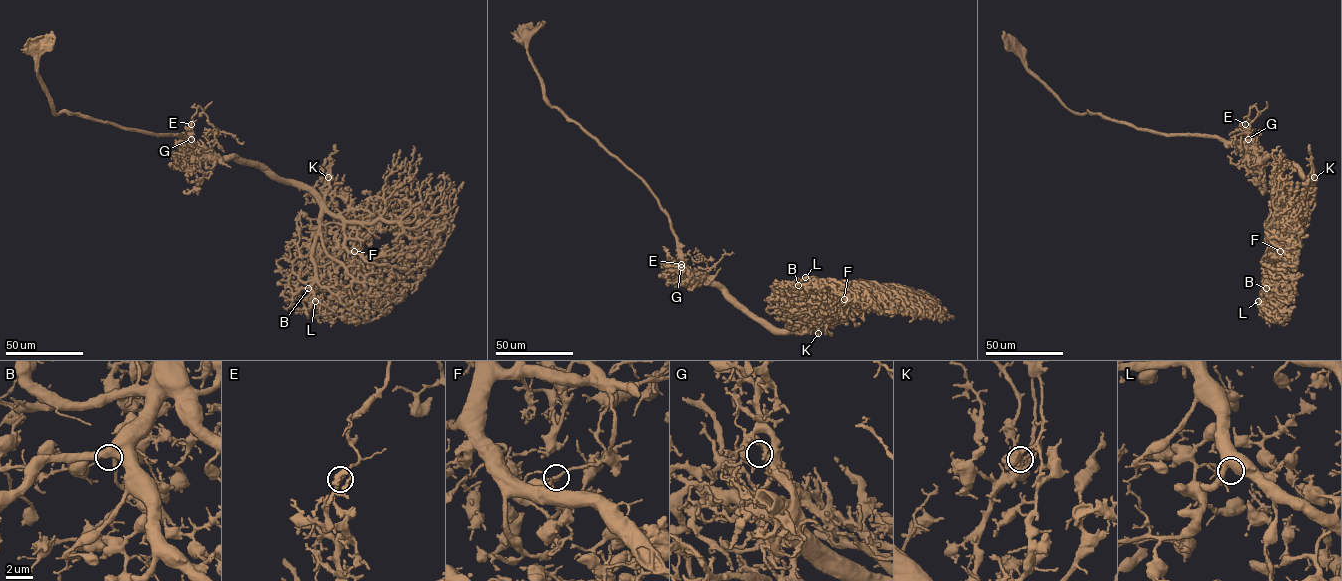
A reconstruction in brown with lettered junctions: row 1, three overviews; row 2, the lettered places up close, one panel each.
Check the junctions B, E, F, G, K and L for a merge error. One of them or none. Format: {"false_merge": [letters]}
{"false_merge": ["E"]}

